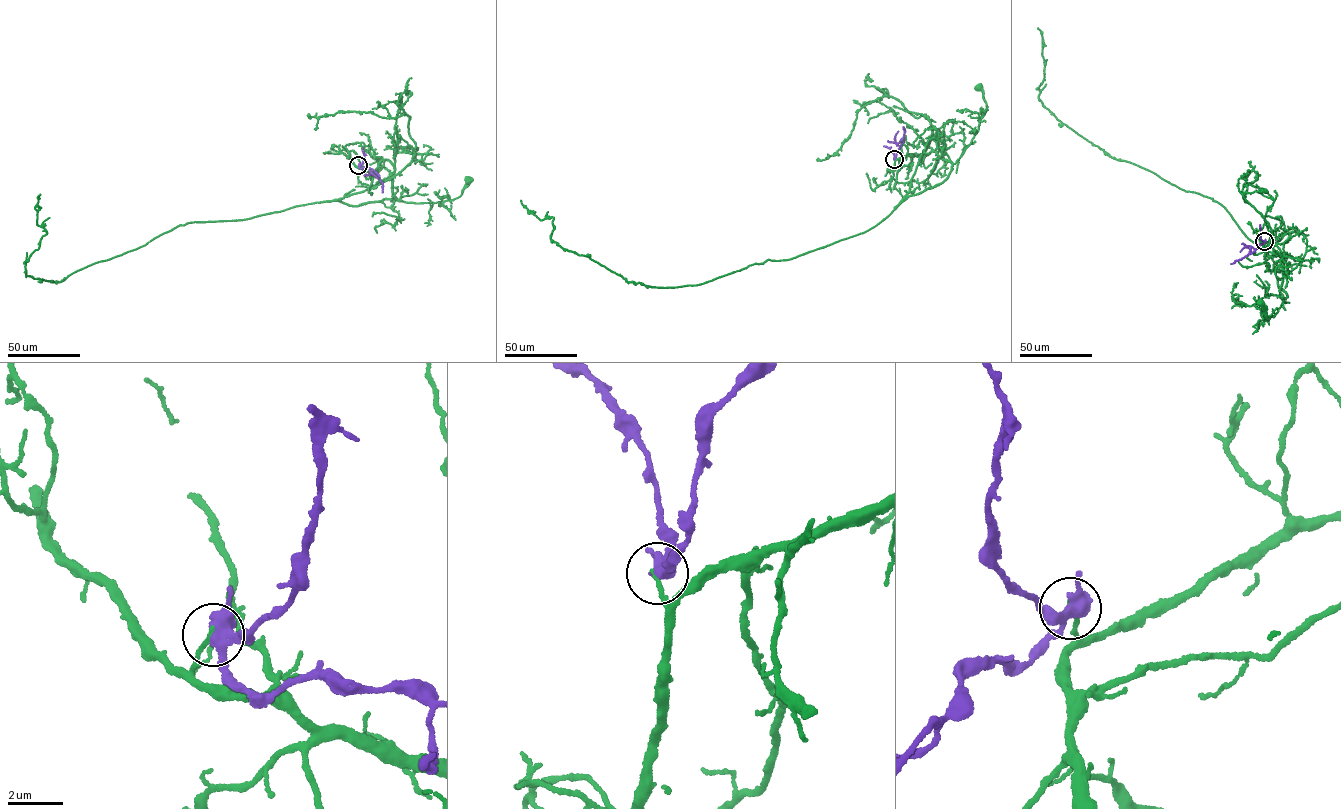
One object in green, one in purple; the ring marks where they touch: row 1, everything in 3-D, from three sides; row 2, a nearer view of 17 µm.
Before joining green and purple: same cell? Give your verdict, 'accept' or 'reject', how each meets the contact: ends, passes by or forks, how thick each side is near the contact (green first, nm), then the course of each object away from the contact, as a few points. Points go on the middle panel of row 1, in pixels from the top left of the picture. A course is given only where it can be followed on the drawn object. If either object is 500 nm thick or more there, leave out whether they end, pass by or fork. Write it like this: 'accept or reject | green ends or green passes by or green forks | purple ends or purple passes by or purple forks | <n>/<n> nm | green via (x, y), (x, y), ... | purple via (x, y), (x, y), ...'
reject | green ends | purple forks | 140/380 nm | green via (894, 159), (932, 151), (955, 163), (970, 143), (985, 112), (986, 103), (980, 88) | purple via (894, 159), (904, 138), (903, 126)

